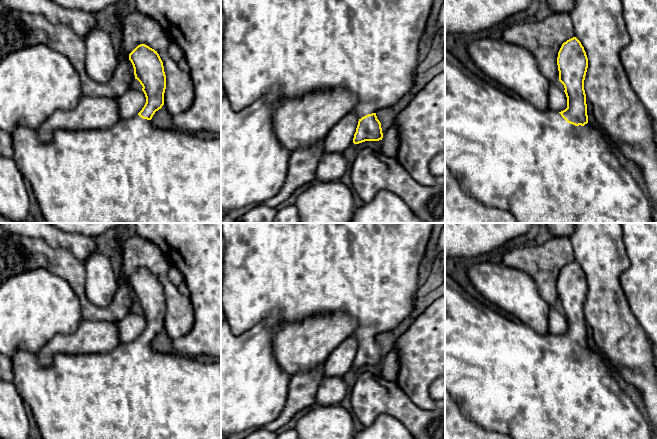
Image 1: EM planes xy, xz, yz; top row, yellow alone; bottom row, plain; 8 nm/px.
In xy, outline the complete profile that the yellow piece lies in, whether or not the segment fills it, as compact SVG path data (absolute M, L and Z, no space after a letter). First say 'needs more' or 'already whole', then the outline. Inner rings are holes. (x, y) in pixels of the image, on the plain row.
needs more; M145 268L138 269L130 278L129 284L131 285L134 292L135 303L137 303L142 309L142 315L146 321L146 327L142 334L135 340L130 343L120 344L113 351L106 353L92 353L92 354L65 354L65 353L57 353L53 357L53 362L51 366L41 366L39 364L39 359L37 353L17 350L14 355L11 357L12 365L13 365L13 374L14 374L14 385L16 390L18 391L20 397L23 399L24 403L26 403L32 412L33 419L36 422L37 428L40 432L40 436L42 439L221 439L221 361L212 361L212 362L203 362L196 358L192 358L186 355L180 355L178 353L158 353L152 349L151 343L156 335L162 332L164 329L164 317L166 313L166 299L164 296L163 286L154 273L150 272Z

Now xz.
needs more; M221 223L221 235L224 240L223 279L221 285L221 307L223 308L225 320L229 324L233 334L239 336L244 332L246 332L247 330L254 327L255 325L257 325L258 323L265 320L273 310L279 311L279 315L281 317L281 328L286 324L298 322L307 317L317 316L320 314L329 314L334 312L344 312L352 316L358 323L357 329L351 335L351 337L355 338L359 343L356 356L353 362L353 367L359 368L365 365L382 364L383 357L382 357L381 347L377 343L376 336L378 334L383 333L385 330L389 331L397 330L399 324L411 314L414 308L415 299L417 298L417 290L421 284L419 279L420 265L422 258L425 254L429 238L431 236L433 225L434 223Z

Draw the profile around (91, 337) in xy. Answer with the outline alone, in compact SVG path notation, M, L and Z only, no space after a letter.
M84 320L72 334L57 334L39 352L41 366L51 366L57 353L92 354L113 351L120 345L117 321Z

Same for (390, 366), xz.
M394 345L393 349L383 358L381 367L381 378L384 381L396 382L399 372L399 357L396 345Z

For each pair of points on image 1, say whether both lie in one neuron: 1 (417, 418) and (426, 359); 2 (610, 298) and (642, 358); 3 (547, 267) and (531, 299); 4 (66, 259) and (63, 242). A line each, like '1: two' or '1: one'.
1: two
2: one
3: two
4: two

